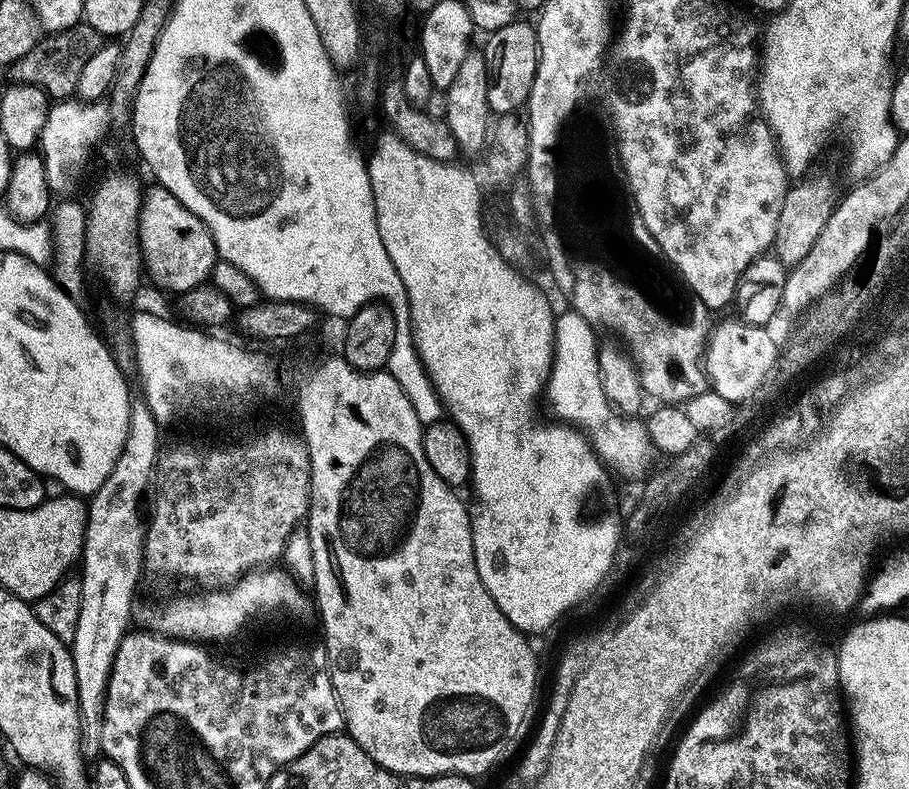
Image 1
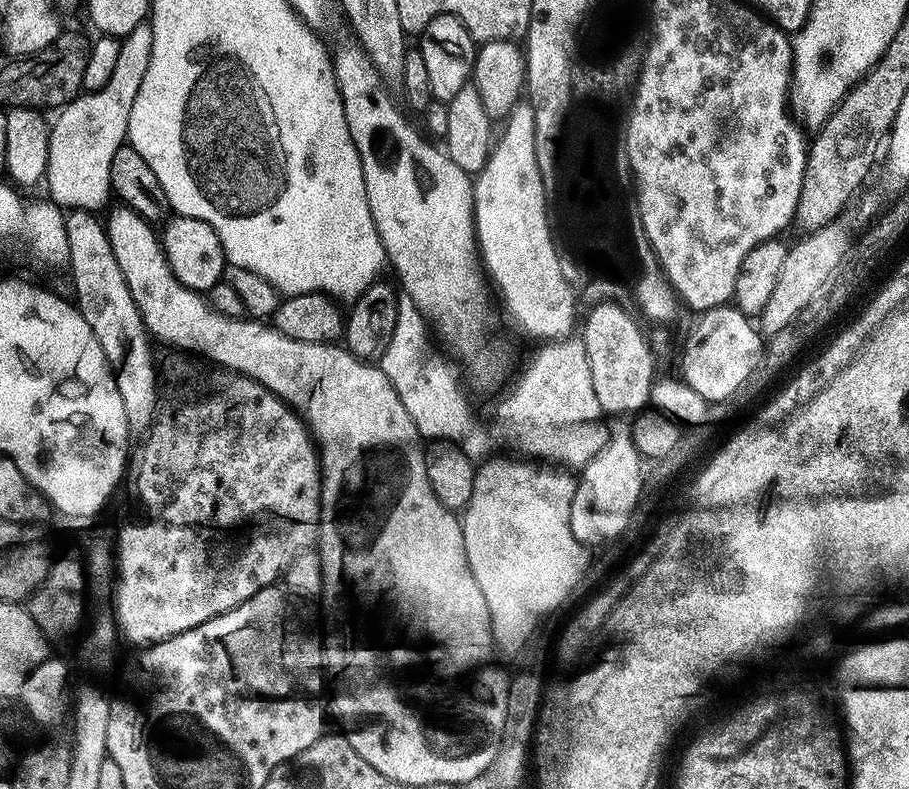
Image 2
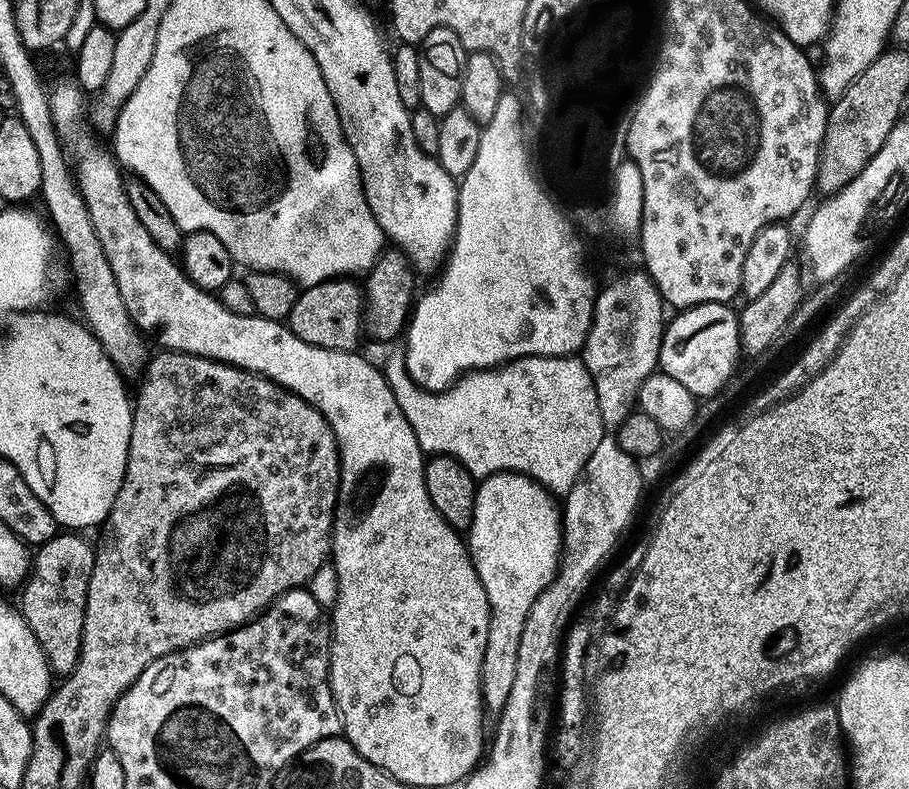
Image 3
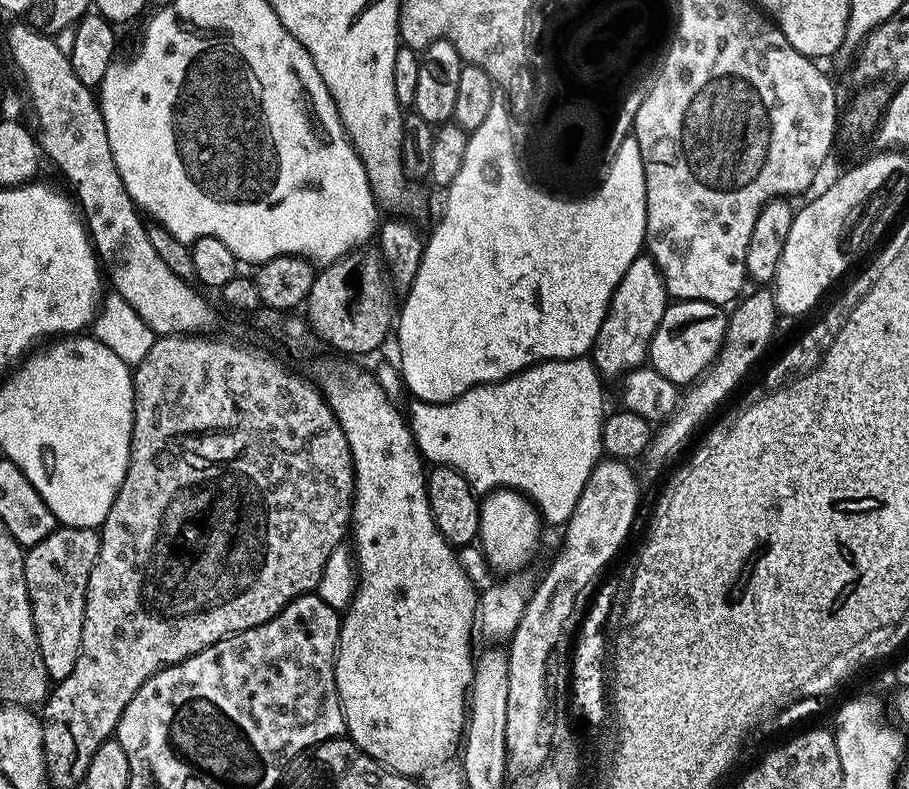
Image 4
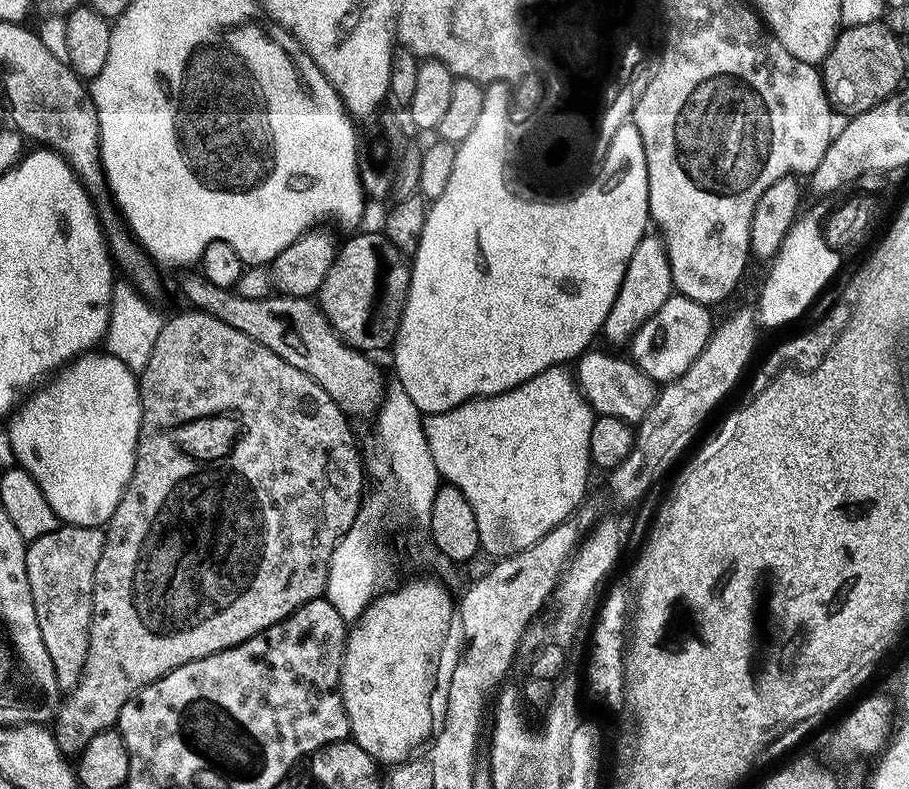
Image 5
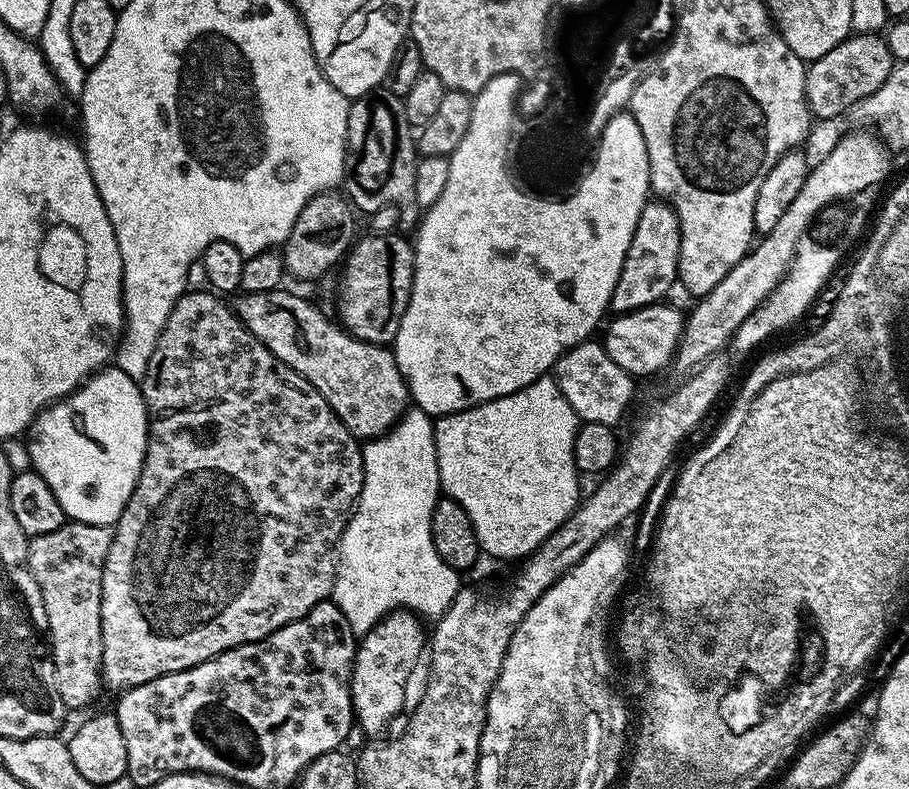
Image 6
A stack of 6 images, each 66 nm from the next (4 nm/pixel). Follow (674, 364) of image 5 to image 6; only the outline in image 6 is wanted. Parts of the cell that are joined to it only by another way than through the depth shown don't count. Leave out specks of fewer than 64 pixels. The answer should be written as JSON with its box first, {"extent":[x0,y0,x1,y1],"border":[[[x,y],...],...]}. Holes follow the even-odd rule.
{"extent":[602,302,685,378],"border":[[[668,302],[651,304],[648,308],[639,308],[637,312],[622,312],[611,317],[603,329],[602,343],[606,354],[635,378],[652,376],[676,359],[676,350],[684,336],[685,313],[671,308]]]}

